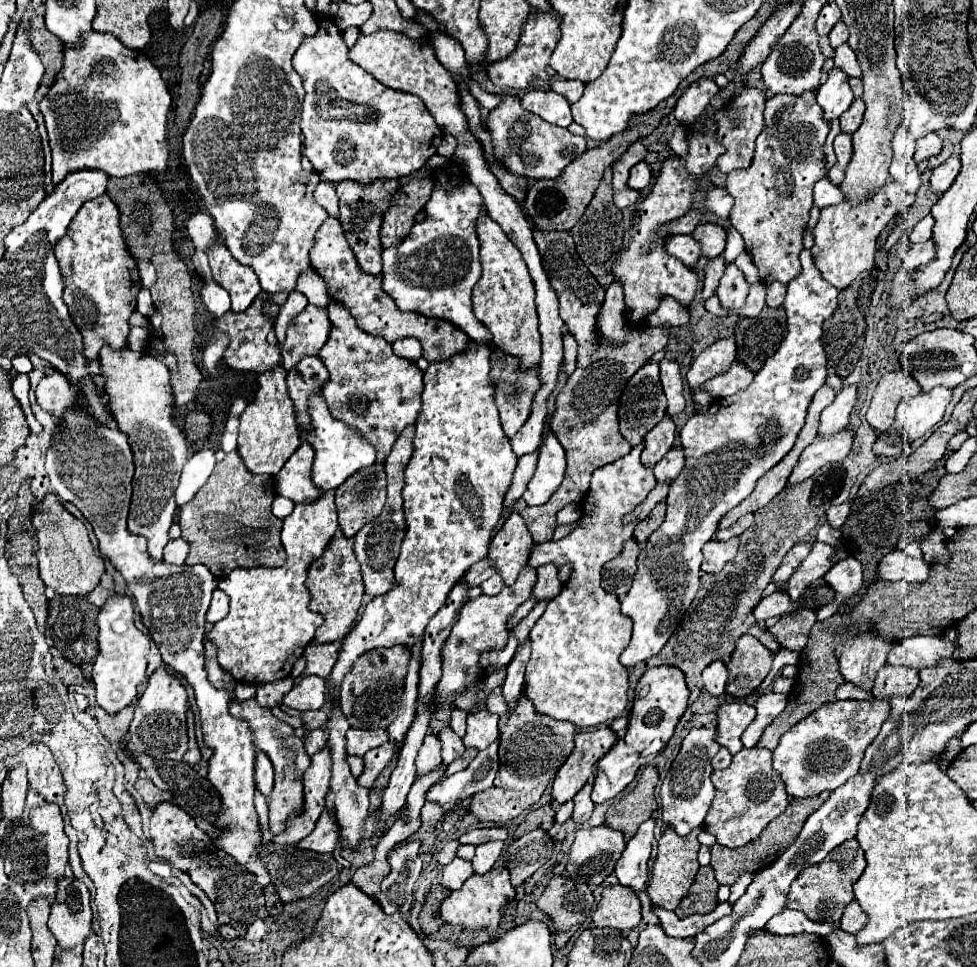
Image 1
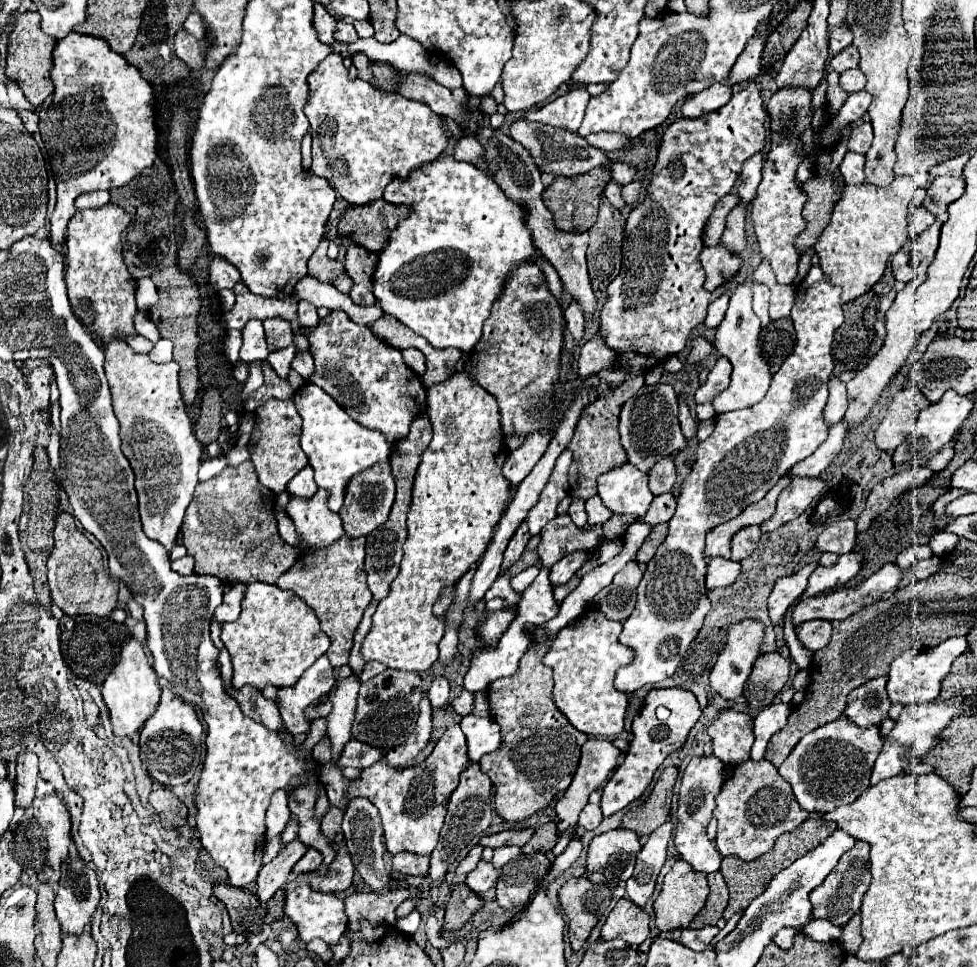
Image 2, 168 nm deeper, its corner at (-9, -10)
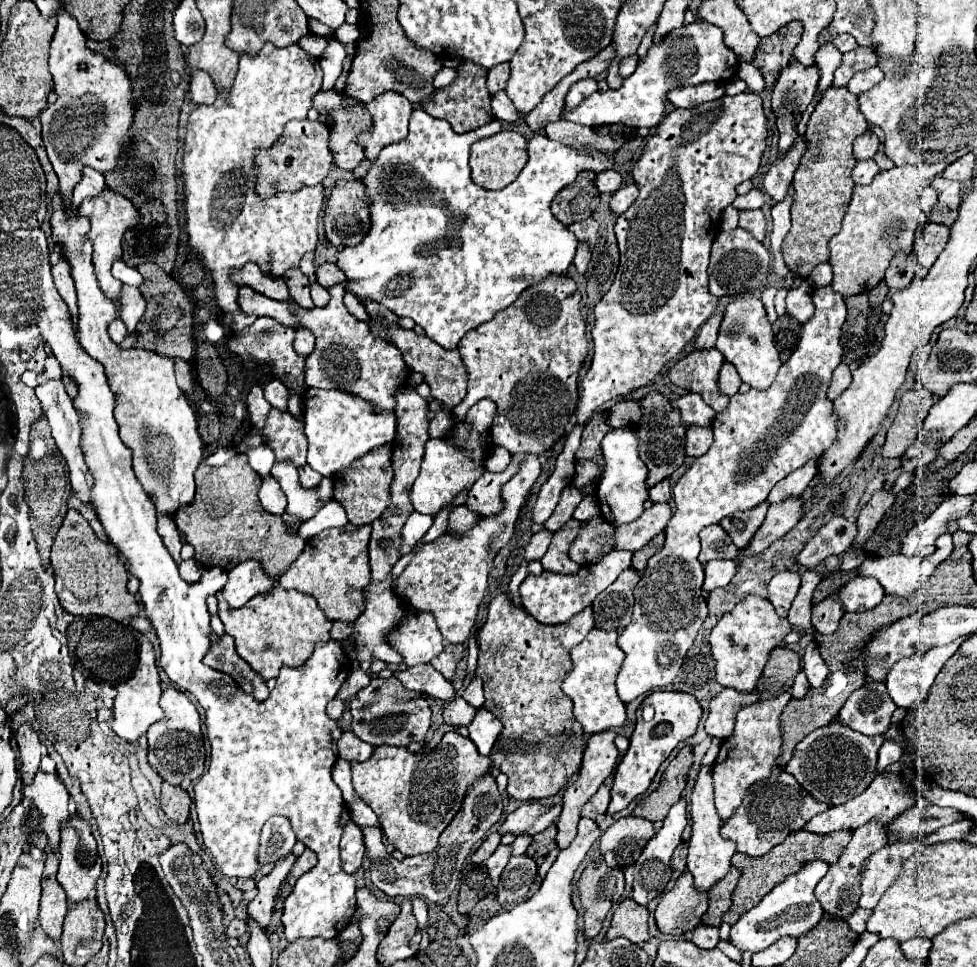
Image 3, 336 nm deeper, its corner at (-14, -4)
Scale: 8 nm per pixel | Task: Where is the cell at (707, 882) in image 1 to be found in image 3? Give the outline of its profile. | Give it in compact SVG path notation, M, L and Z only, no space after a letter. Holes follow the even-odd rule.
M730 867L728 875L716 883L716 887L712 887L712 891L708 891L708 901L710 901L710 907L708 911L702 915L702 923L704 925L720 925L722 923L722 915L730 909L732 901L730 901L730 895L736 887L738 879L736 879L736 867Z

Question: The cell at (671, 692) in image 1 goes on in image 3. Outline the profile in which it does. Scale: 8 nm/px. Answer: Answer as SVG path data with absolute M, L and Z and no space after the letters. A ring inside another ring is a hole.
M654 691L644 699L644 705L652 705L656 713L654 713L652 721L638 721L636 723L636 729L630 737L630 747L616 767L614 785L612 785L612 801L608 807L610 815L626 809L634 797L642 795L648 789L658 767L668 759L668 755L672 753L672 749L678 743L682 743L694 735L698 721L702 717L702 707L692 693Z

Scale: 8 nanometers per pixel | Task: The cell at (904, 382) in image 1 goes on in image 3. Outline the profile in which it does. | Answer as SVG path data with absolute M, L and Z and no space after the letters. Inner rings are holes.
M916 383L900 399L898 413L888 429L886 443L882 449L884 457L902 457L906 447L918 437L922 423L934 405L934 395Z

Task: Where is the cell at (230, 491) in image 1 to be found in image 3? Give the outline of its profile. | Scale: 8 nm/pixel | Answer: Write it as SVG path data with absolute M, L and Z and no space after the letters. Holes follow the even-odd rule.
M244 453L234 455L222 467L208 467L200 463L200 467L196 469L196 499L192 505L188 505L186 509L174 515L174 523L178 531L186 535L186 541L194 547L194 559L202 567L220 567L224 571L230 571L236 563L256 559L262 563L266 575L278 579L298 559L306 541L300 539L298 535L288 535L286 523L280 515L272 515L264 511L264 507L258 501L260 483L262 483L262 477L248 465L248 455Z

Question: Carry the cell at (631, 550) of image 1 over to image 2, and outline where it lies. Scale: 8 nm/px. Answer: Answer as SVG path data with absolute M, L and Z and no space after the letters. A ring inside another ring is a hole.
M629 561L629 563L613 577L611 585L605 587L605 589L601 589L601 591L593 597L593 605L595 605L607 619L611 619L611 621L621 621L621 623L623 623L623 621L631 615L631 611L633 611L633 607L635 607L635 601L637 601L637 585L639 585L639 581L641 581L641 575L643 575L643 571L641 571L639 563L637 563L637 561Z

